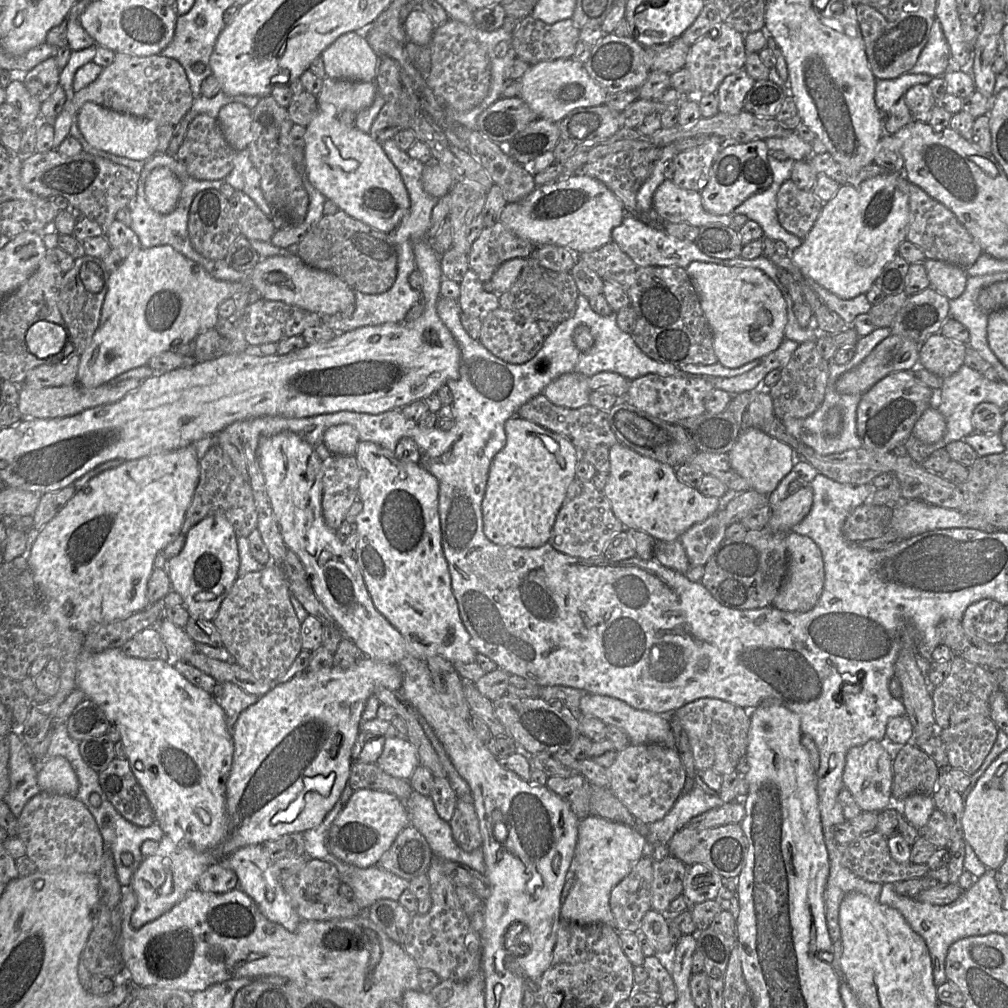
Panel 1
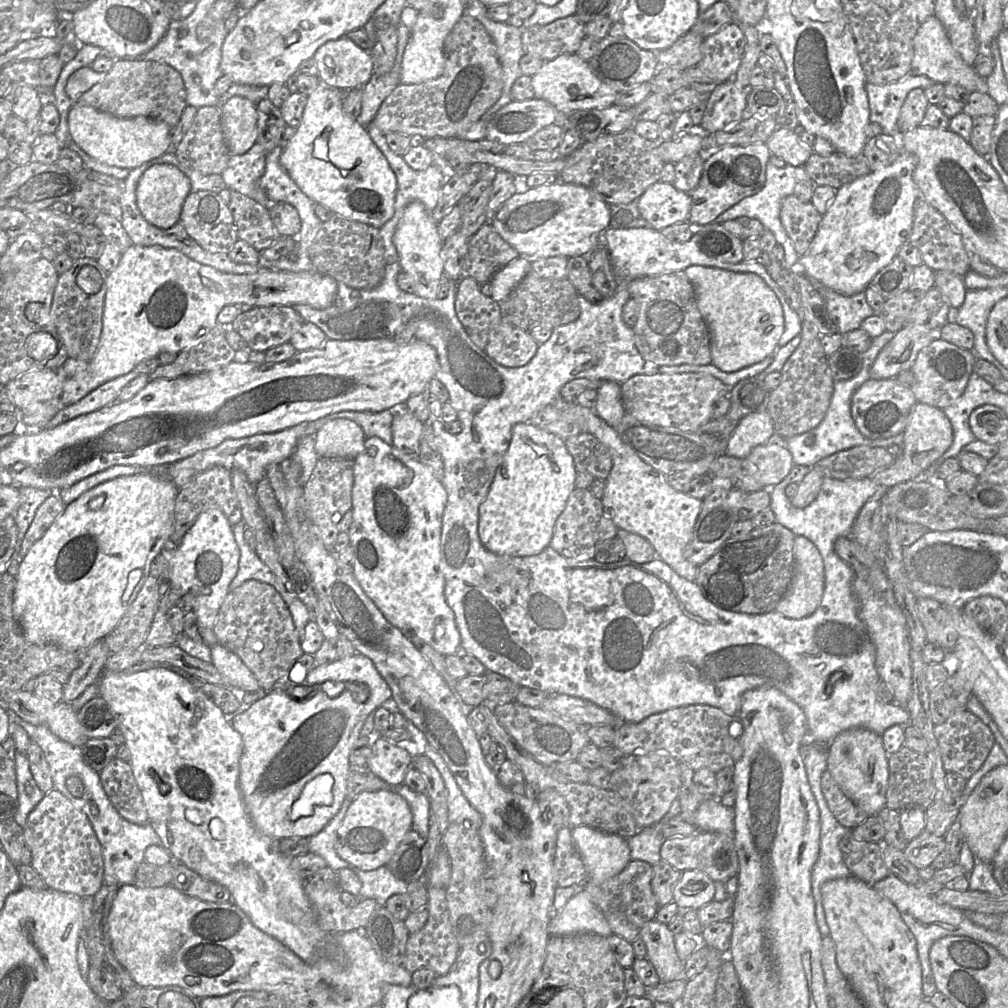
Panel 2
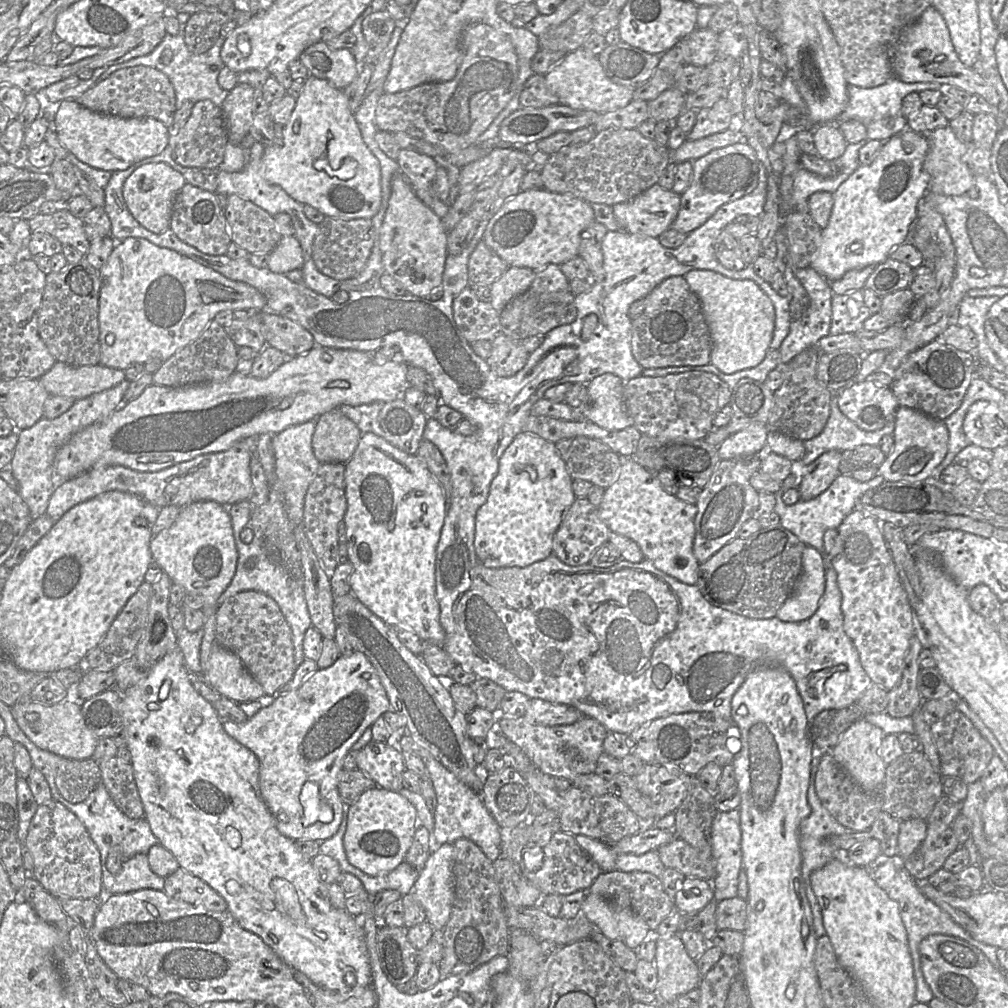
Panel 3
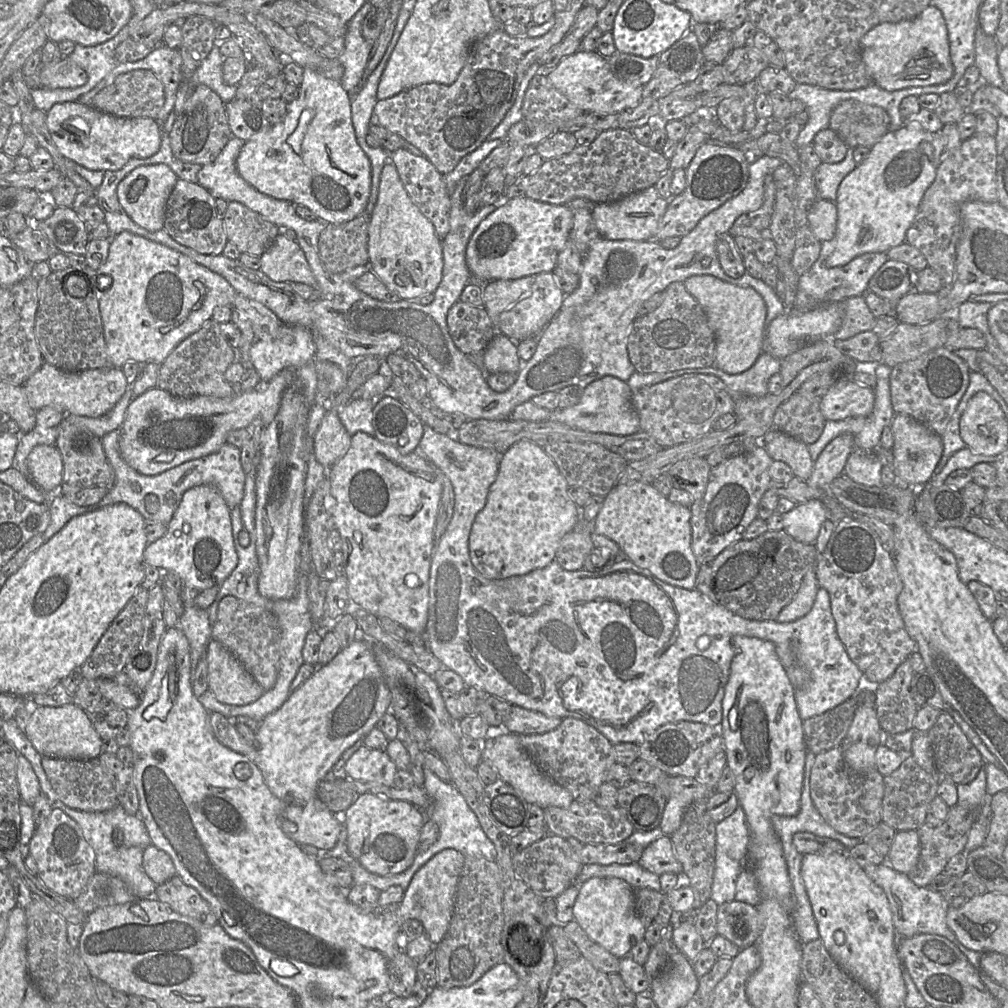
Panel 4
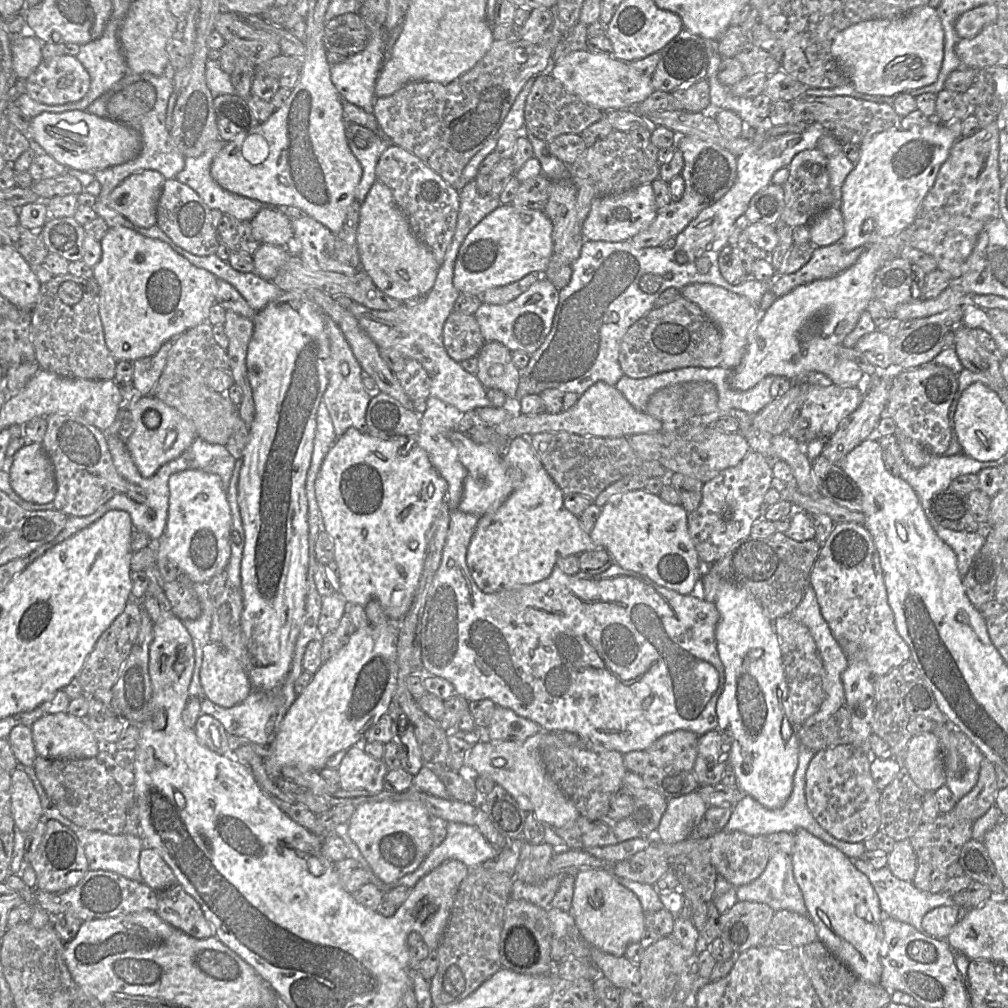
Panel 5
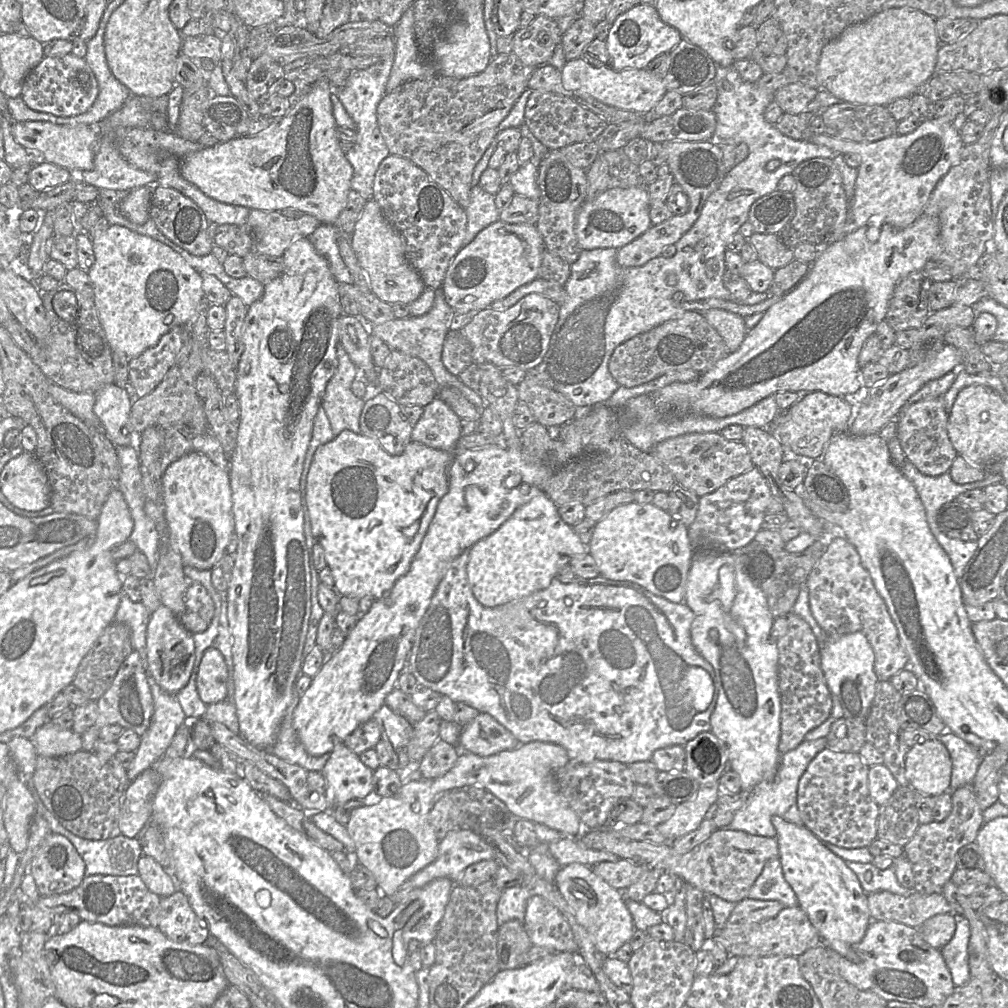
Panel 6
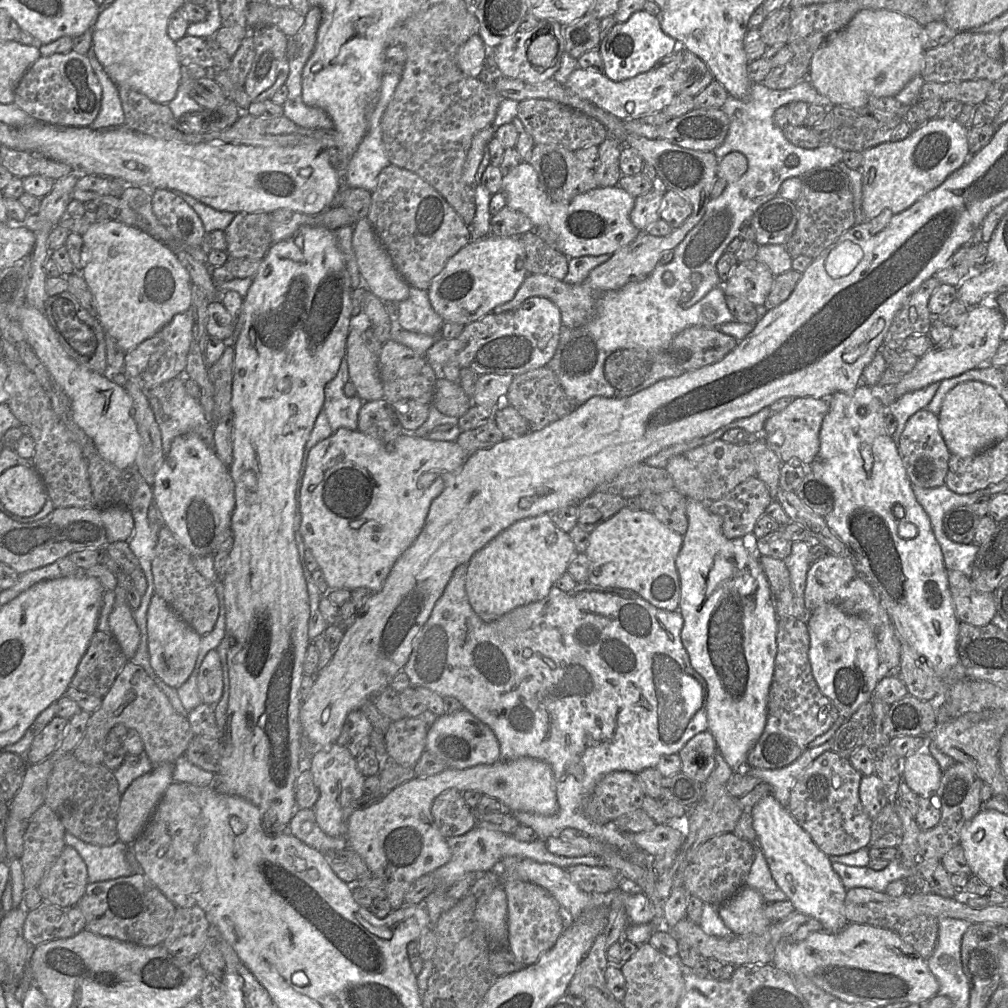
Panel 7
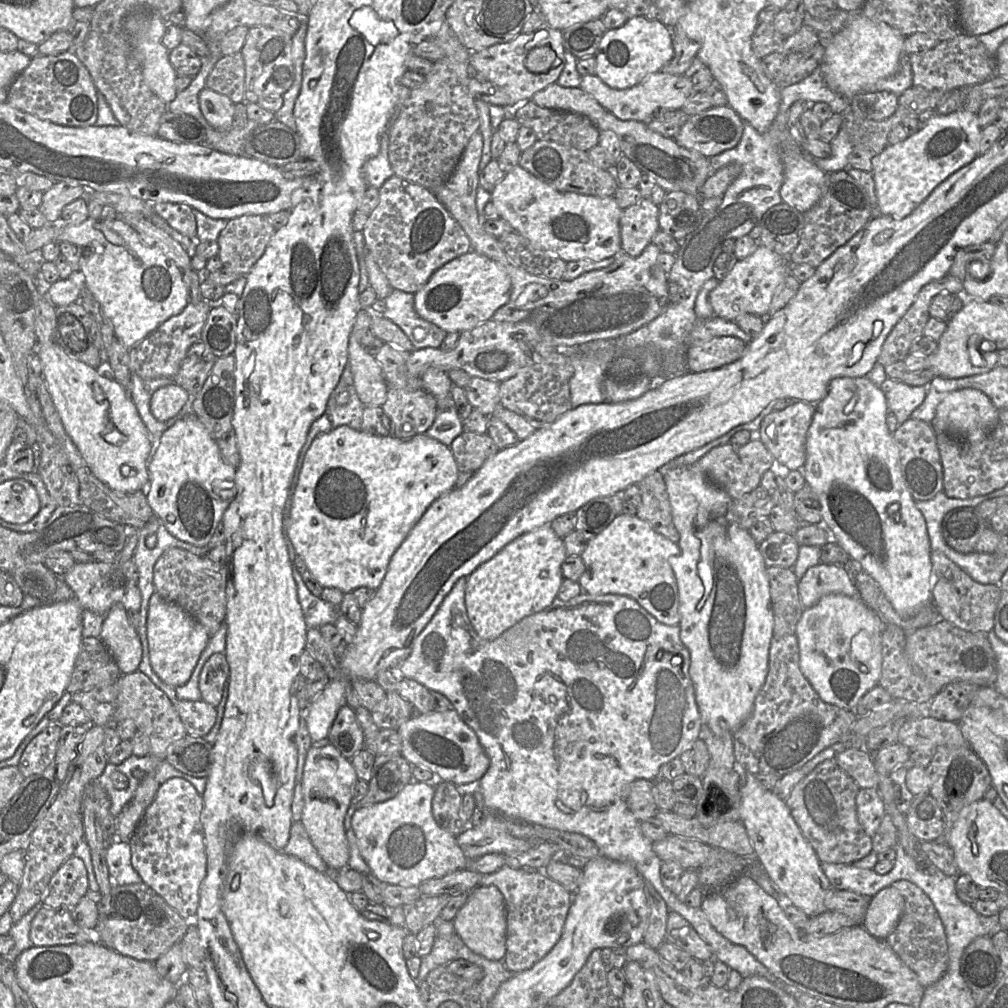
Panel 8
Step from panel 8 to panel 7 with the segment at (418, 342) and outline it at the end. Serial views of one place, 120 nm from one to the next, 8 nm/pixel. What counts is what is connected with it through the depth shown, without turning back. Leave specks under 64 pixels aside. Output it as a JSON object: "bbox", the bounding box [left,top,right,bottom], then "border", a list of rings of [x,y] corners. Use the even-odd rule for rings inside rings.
{"bbox":[397,286,445,335],"border":[[[410,286],[408,297],[397,306],[397,323],[402,329],[424,335],[440,335],[445,321],[432,308],[426,290]]]}

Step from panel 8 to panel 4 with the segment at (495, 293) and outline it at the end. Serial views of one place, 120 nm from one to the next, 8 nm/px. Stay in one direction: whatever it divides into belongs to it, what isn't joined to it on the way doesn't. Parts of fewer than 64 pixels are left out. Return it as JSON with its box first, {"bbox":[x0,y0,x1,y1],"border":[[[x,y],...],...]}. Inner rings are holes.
{"bbox":[465,196,574,283],"border":[[[526,196],[504,199],[498,205],[468,241],[465,259],[471,281],[487,283],[552,272],[573,227],[574,210],[567,204],[554,205]]]}

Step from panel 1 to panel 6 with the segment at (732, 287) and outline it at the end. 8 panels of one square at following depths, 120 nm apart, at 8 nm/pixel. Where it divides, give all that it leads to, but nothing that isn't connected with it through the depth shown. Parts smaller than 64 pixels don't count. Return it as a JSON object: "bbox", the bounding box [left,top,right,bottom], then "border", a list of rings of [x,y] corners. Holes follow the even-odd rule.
{"bbox":[701,308,748,352],"border":[[[717,308],[708,309],[701,314],[717,330],[730,352],[739,348],[748,332],[744,317]]]}

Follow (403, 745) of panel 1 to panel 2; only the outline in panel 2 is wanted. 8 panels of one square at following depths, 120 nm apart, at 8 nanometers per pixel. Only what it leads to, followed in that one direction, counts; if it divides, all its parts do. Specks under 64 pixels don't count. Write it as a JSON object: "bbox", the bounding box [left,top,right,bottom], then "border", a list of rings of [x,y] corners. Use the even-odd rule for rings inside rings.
{"bbox":[366,734,413,789],"border":[[[376,734],[372,754],[366,762],[366,767],[385,781],[390,788],[395,789],[404,784],[405,775],[412,767],[413,758],[408,750]]]}

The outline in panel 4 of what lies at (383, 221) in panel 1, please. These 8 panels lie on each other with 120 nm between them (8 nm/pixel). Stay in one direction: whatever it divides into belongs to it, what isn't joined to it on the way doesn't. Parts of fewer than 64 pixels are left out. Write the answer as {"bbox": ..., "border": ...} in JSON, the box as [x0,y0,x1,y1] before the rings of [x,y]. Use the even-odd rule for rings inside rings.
{"bbox":[236,68,371,223],"border":[[[311,68],[303,69],[299,94],[287,103],[287,113],[283,120],[244,143],[236,160],[236,168],[240,176],[259,192],[303,205],[324,223],[344,223],[365,211],[371,190],[371,163],[356,139],[351,119],[351,95],[340,82]]]}

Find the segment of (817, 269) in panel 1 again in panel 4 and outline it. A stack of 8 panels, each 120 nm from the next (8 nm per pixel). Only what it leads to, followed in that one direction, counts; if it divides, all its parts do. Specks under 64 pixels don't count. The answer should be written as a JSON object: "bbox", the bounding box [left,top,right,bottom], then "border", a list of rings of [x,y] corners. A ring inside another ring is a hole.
{"bbox":[826,127,945,268],"border":[[[901,127],[887,132],[870,148],[870,152],[840,183],[836,196],[838,213],[836,245],[826,259],[829,268],[844,266],[855,257],[868,252],[886,252],[905,242],[906,233],[918,212],[925,191],[936,177],[945,155],[945,139],[940,132],[928,132]]]}

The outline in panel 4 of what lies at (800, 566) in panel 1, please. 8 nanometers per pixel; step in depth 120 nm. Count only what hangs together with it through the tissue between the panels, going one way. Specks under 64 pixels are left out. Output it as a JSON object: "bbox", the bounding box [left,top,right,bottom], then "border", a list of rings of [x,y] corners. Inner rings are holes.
{"bbox":[776,566,818,622],"border":[[[812,566],[805,573],[794,598],[779,612],[776,622],[791,622],[805,616],[813,606],[818,589],[816,567]]]}

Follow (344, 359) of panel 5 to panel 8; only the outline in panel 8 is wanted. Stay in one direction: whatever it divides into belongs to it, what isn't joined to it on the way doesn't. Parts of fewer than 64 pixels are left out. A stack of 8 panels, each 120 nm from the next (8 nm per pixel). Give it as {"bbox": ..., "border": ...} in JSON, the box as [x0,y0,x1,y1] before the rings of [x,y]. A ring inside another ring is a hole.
{"bbox":[325,375,365,430],"border":[[[342,375],[330,394],[325,410],[332,428],[346,425],[355,430],[362,430],[362,412],[365,406],[359,400],[353,385],[347,385],[346,379]],[[347,390],[350,394],[349,400],[345,405],[337,405],[335,397],[342,391]]]}

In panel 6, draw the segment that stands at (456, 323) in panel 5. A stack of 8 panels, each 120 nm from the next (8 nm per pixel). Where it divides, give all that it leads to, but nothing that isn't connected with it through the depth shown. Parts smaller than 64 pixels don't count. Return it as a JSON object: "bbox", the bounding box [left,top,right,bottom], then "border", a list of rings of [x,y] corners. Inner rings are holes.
{"bbox":[442,331,473,375],"border":[[[448,331],[442,351],[445,368],[453,375],[460,373],[473,363],[473,349],[469,341],[459,331]]]}

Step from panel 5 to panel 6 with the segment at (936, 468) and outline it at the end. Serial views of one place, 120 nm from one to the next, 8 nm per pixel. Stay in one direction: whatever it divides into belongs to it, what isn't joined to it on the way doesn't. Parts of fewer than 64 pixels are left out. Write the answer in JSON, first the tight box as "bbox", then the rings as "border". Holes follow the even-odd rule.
{"bbox":[902,457,1003,534],"border":[[[906,457],[902,465],[902,473],[914,485],[922,501],[929,528],[935,527],[940,534],[941,529],[937,524],[936,517],[937,511],[943,504],[956,499],[965,491],[983,489],[986,486],[1003,482],[1000,473],[990,472],[983,480],[957,484],[951,479],[949,472],[939,476],[922,474]]]}

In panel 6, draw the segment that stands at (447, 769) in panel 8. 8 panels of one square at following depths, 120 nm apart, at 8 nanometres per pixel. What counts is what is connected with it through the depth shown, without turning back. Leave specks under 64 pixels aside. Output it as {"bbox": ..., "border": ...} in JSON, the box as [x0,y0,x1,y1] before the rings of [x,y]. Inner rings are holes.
{"bbox":[458,713,520,757],"border":[[[480,713],[462,729],[458,749],[487,757],[502,751],[514,750],[520,742],[513,734],[488,713]]]}

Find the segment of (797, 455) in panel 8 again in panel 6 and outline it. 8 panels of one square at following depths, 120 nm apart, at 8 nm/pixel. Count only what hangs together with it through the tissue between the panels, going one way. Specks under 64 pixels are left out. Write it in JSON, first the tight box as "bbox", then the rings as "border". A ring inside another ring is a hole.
{"bbox":[769,391,854,460],"border":[[[814,391],[801,396],[789,409],[780,412],[769,430],[780,441],[784,449],[790,449],[797,455],[816,460],[824,453],[834,434],[848,431],[854,415],[853,404],[845,398]]]}

